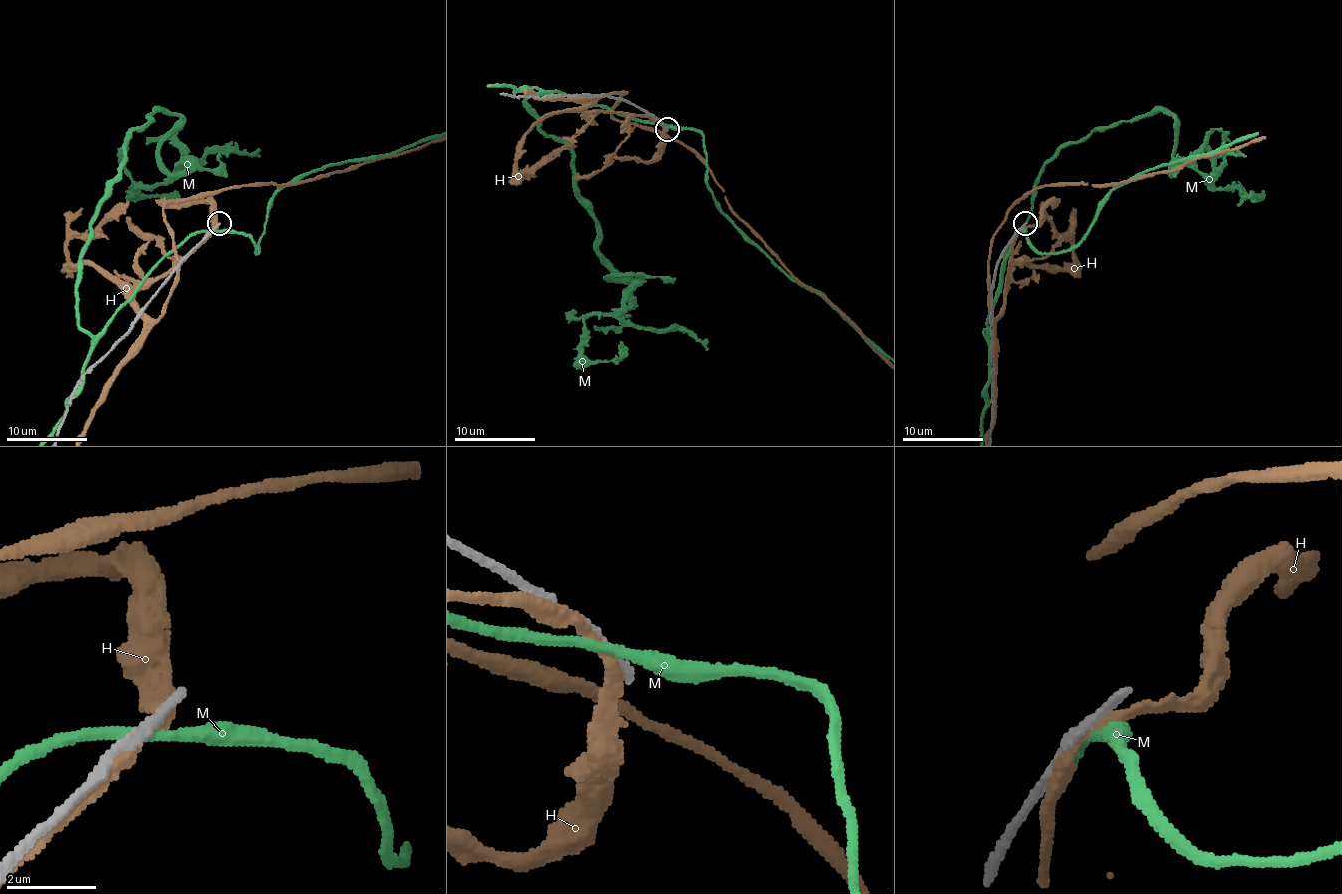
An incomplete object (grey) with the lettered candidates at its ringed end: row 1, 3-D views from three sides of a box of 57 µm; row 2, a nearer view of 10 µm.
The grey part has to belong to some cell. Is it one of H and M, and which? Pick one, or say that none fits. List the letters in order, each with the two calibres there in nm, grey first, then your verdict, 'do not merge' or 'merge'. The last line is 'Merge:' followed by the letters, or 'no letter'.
H: 200 nm thick on the grey side, 280 nm on the other; do not merge
M: 200 nm thick on the grey side, 240 nm on the other; do not merge
Merge: no letter

